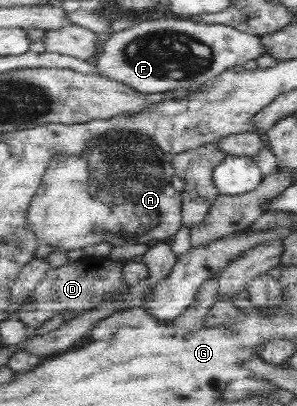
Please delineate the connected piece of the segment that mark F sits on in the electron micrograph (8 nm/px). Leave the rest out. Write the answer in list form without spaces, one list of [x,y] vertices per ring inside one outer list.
[[[164,16],[160,19],[147,19],[135,23],[130,28],[111,35],[99,48],[98,54],[91,60],[96,66],[97,74],[120,82],[142,94],[169,93],[202,87],[208,81],[215,80],[221,73],[229,71],[233,66],[241,66],[247,60],[255,60],[265,54],[260,44],[261,36],[239,32],[236,28],[223,24],[205,24],[199,19],[175,18]]]

